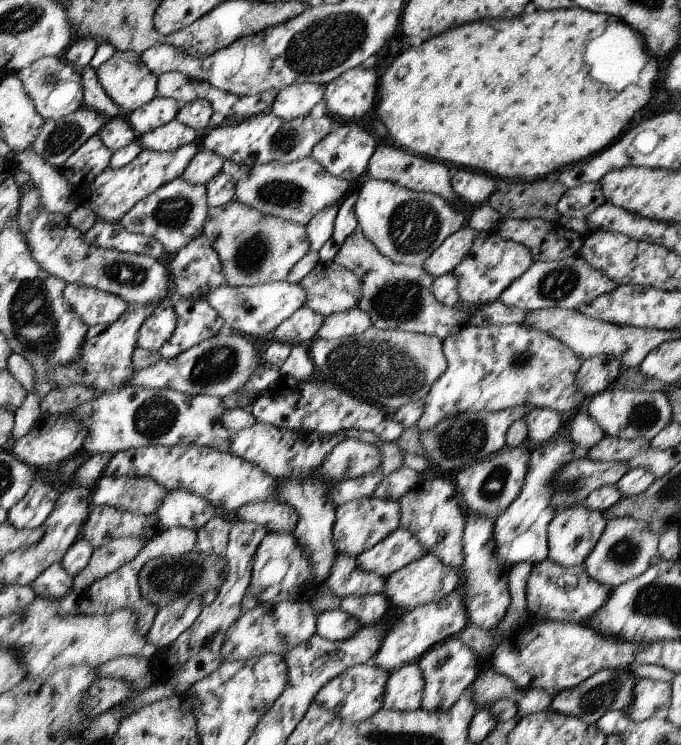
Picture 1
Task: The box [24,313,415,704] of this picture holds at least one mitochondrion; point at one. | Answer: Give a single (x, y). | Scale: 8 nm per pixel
(165, 579)

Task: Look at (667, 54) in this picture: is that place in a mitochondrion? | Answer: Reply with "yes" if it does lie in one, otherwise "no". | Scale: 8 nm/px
no

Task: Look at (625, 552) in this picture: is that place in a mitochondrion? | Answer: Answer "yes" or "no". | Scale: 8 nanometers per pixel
yes

